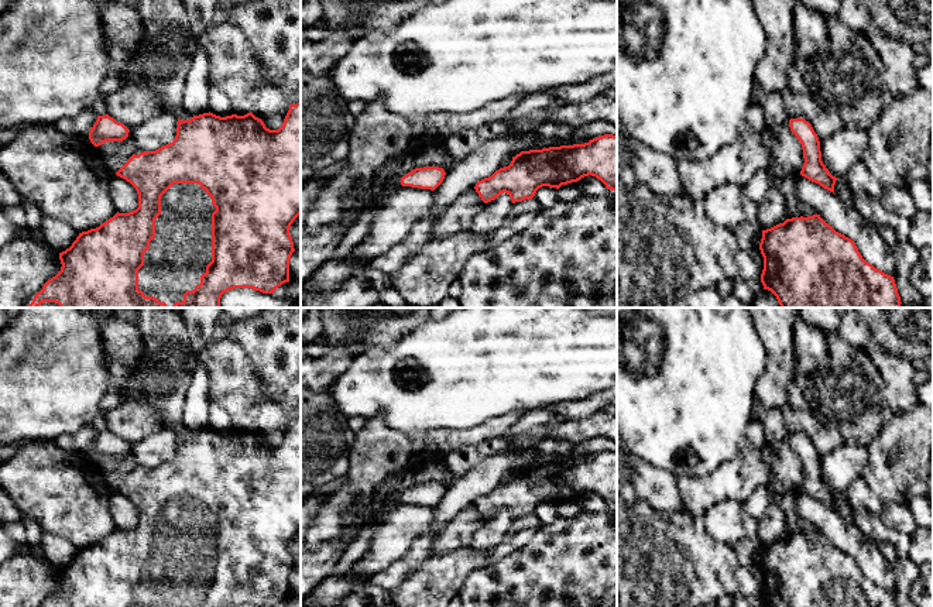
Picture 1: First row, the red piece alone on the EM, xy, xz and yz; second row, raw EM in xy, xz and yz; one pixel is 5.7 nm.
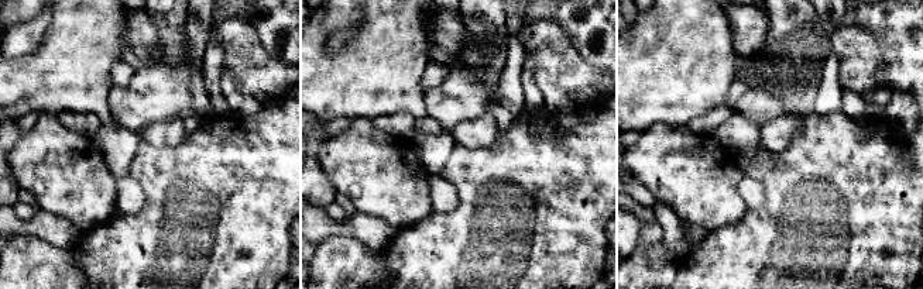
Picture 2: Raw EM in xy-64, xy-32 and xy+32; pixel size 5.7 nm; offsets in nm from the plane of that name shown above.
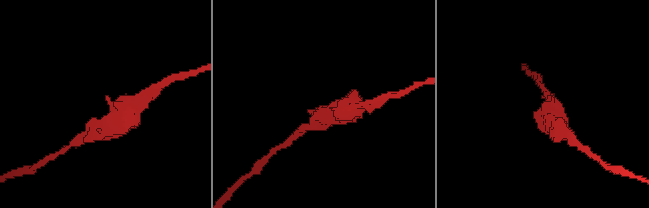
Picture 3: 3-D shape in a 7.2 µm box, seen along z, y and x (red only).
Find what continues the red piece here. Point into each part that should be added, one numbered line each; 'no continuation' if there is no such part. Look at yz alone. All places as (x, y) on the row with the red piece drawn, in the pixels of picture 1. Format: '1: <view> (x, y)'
no continuation

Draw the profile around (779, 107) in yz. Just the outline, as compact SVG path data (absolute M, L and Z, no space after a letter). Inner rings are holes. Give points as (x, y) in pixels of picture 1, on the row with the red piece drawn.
M789 89L766 93L761 107L769 128L800 117L812 124L819 141L845 130L843 119L837 113L826 110L813 97Z

